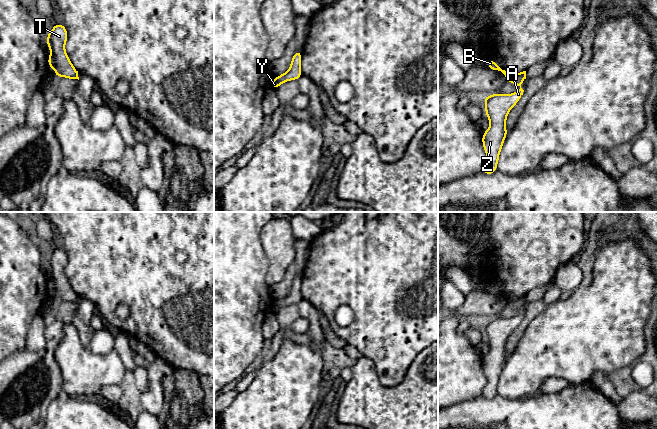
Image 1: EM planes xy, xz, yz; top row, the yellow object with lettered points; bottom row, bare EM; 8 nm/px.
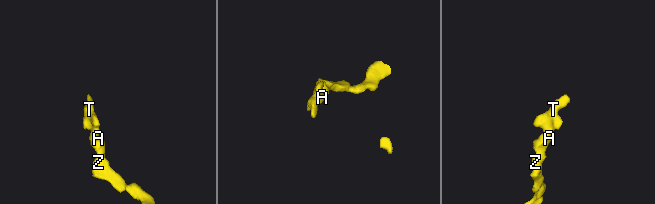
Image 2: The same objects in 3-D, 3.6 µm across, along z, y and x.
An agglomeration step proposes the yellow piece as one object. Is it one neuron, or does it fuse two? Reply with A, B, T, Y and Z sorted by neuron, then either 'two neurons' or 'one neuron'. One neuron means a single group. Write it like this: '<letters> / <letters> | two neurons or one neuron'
A B T Y Z | one neuron

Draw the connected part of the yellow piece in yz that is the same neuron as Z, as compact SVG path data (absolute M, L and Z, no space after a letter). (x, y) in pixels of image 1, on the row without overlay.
M492 283L487 286L486 290L491 294L504 298L506 305L520 310L520 313L512 318L494 317L483 322L485 337L490 345L490 350L482 359L482 368L487 378L482 395L487 399L491 399L498 394L499 379L508 357L506 353L507 339L523 319L524 314L521 309L526 303L526 295L511 299L508 293L502 293Z

